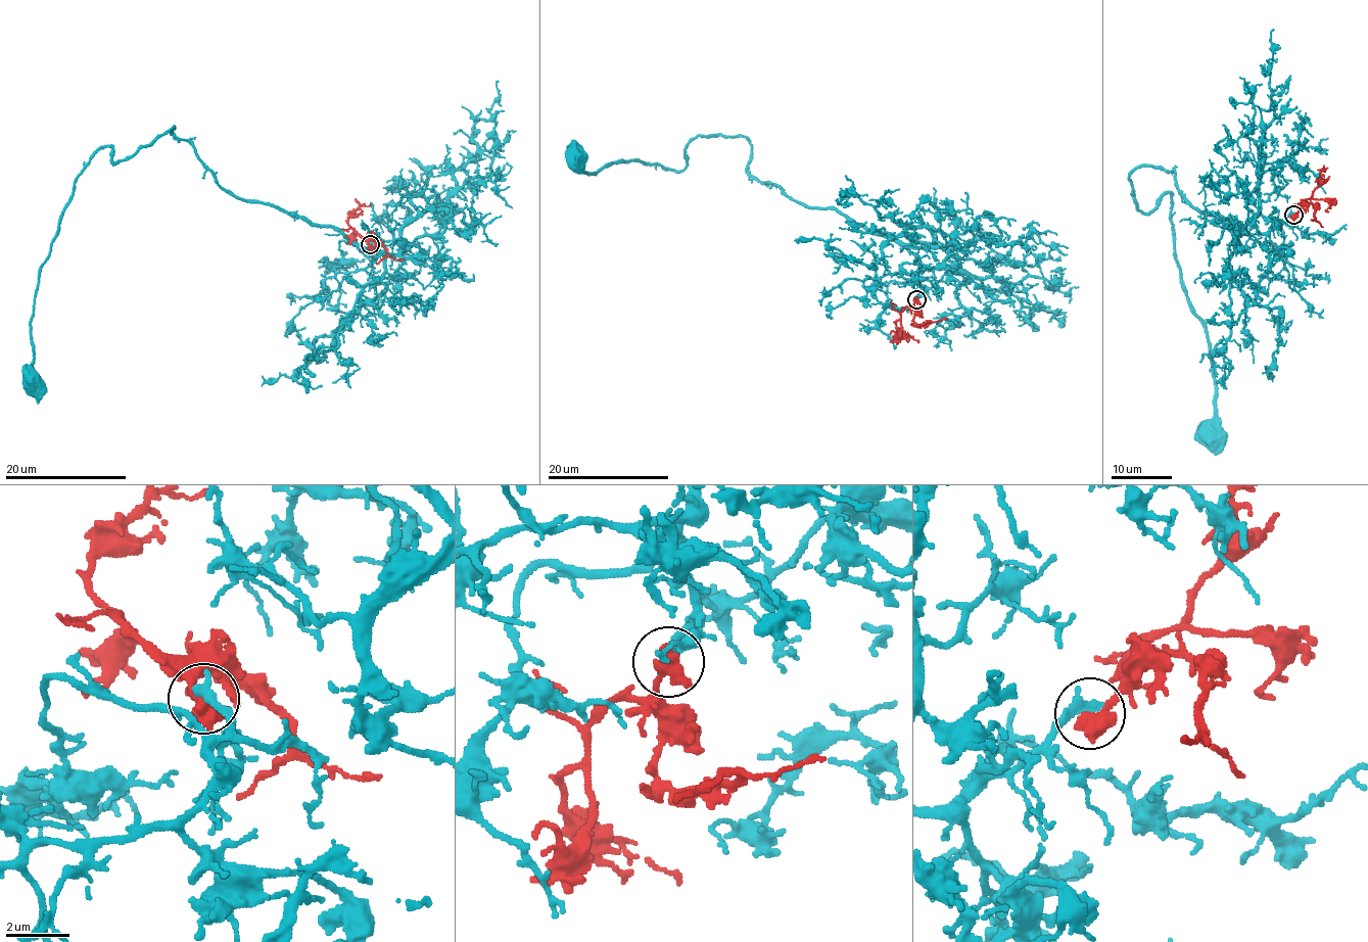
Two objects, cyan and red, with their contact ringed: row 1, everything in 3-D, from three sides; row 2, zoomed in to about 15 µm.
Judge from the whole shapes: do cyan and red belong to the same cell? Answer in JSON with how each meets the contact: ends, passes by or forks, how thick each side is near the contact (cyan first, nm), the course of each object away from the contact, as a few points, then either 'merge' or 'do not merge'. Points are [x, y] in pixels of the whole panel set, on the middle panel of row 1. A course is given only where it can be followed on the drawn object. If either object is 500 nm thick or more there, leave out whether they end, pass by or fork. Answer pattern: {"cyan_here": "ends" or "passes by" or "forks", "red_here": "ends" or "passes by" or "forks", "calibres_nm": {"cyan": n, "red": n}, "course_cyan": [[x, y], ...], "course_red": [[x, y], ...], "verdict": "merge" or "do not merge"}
{"calibres_nm": {"cyan": 340, "red": 600}, "course_cyan": [[916, 300], [915, 255], [758, 182], [740, 137], [697, 136], [682, 170], [638, 158], [588, 174], [576, 154]], "course_red": [[916, 299], [912, 305], [904, 308], [896, 323], [901, 332], [920, 342]], "verdict": "merge"}

